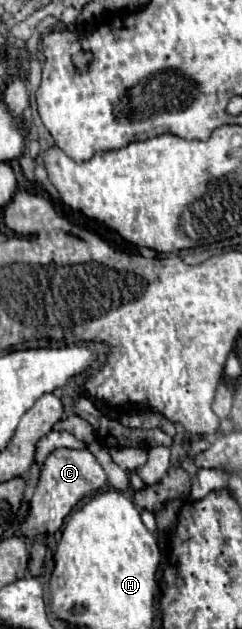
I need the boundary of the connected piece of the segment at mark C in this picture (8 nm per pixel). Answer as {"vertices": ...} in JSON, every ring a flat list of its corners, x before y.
{"vertices":[[70,448,54,450,42,466,40,482,38,482,38,488,36,488,34,498,30,502,30,516,22,524,24,536,44,534,44,532,53,534,59,531,72,508,84,496,104,488,106,482,108,482,108,476,90,450,70,450]]}

